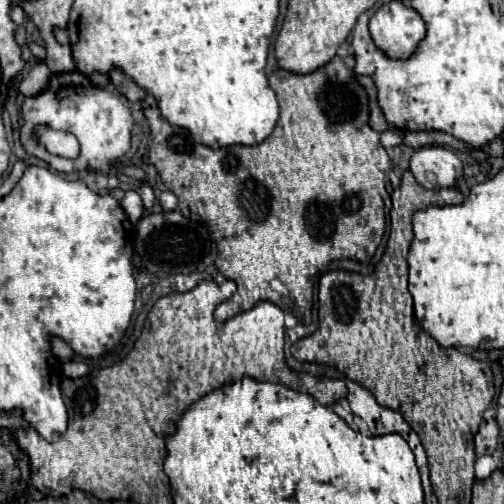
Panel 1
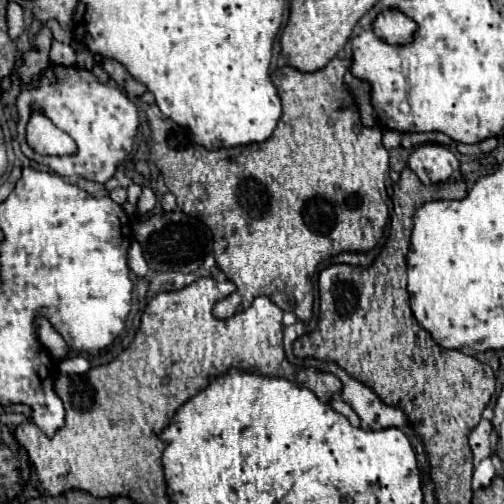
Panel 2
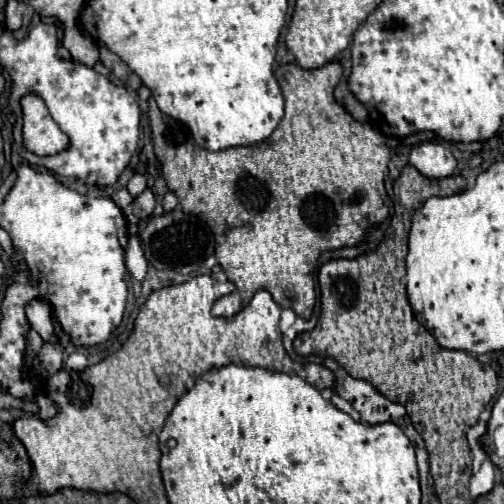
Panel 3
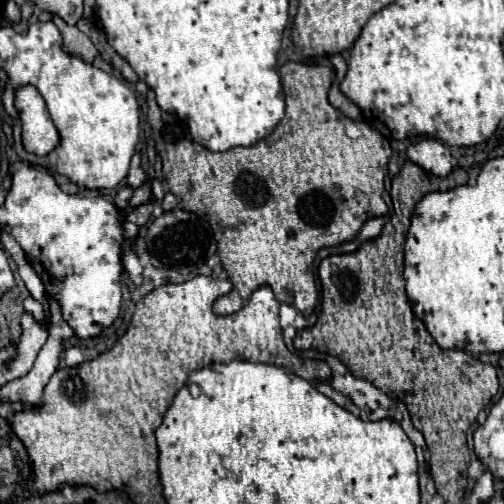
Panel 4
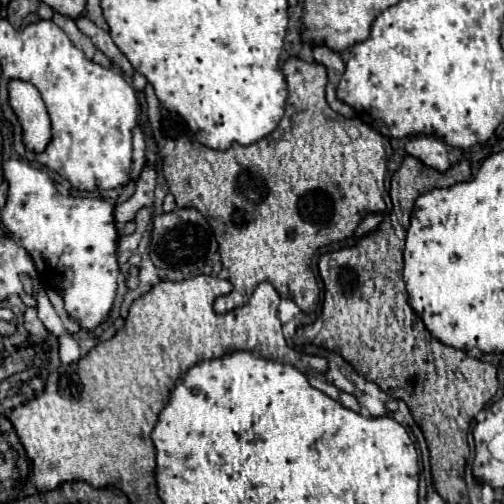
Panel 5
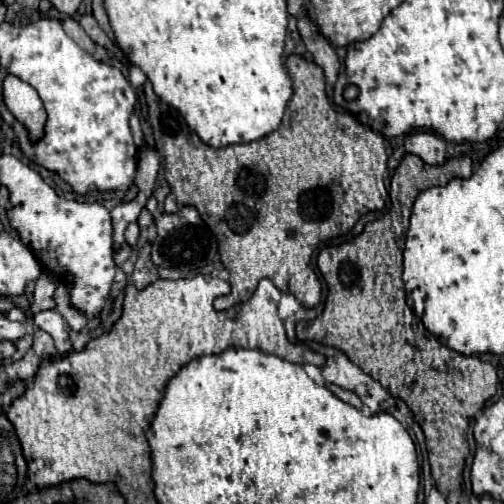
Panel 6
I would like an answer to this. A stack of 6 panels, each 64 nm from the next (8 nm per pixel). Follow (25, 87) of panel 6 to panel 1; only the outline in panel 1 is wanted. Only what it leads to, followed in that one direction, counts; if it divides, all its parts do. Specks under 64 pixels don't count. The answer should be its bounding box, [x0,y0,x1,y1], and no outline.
[38,128,78,158]

